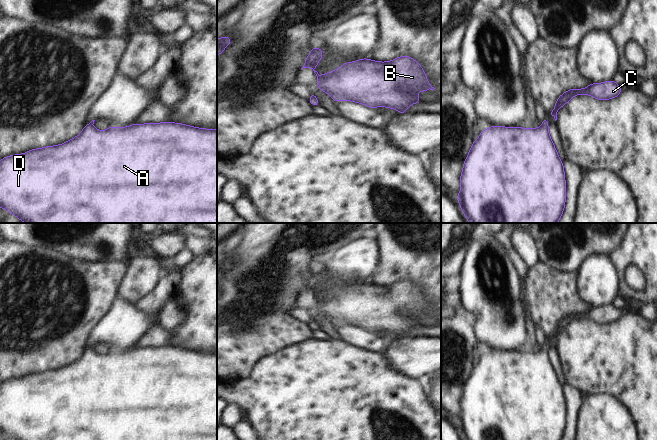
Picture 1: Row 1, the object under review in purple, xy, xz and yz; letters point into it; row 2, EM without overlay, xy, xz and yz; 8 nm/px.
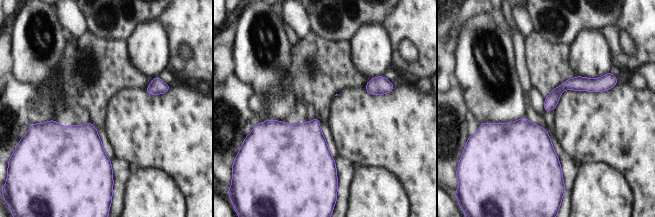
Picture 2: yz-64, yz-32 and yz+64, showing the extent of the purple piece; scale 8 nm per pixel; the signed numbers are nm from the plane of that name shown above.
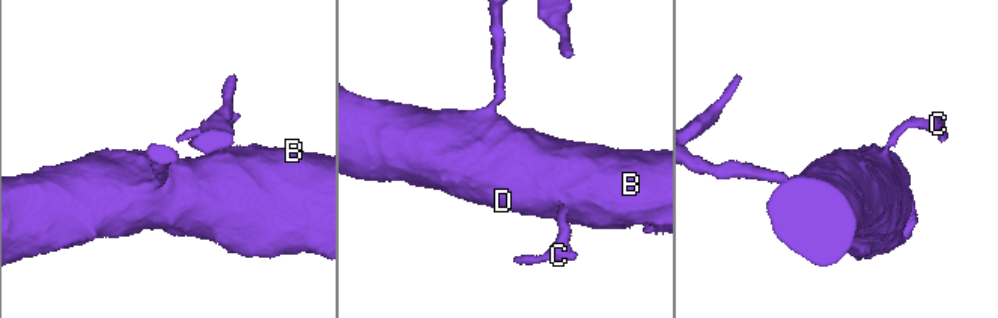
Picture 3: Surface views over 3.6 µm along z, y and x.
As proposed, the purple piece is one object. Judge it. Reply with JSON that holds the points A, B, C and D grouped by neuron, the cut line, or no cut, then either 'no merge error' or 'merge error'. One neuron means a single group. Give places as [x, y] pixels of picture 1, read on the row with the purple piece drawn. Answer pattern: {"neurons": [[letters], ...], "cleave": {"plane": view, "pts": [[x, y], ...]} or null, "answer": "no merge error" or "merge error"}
{"neurons": [["A", "B", "C", "D"]], "cleave": null, "answer": "no merge error"}

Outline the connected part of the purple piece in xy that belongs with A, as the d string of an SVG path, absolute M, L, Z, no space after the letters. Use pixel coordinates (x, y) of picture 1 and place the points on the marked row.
M92 120L84 126L81 133L66 143L57 146L47 146L30 150L24 154L11 155L0 160L0 208L5 208L10 214L18 217L26 223L195 223L200 220L202 223L217 223L217 129L201 129L180 123L163 122L155 124L132 124L128 127L116 129L110 126L105 131L96 130Z

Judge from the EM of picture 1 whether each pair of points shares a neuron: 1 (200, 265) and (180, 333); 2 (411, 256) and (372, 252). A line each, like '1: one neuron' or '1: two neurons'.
1: one neuron
2: two neurons

